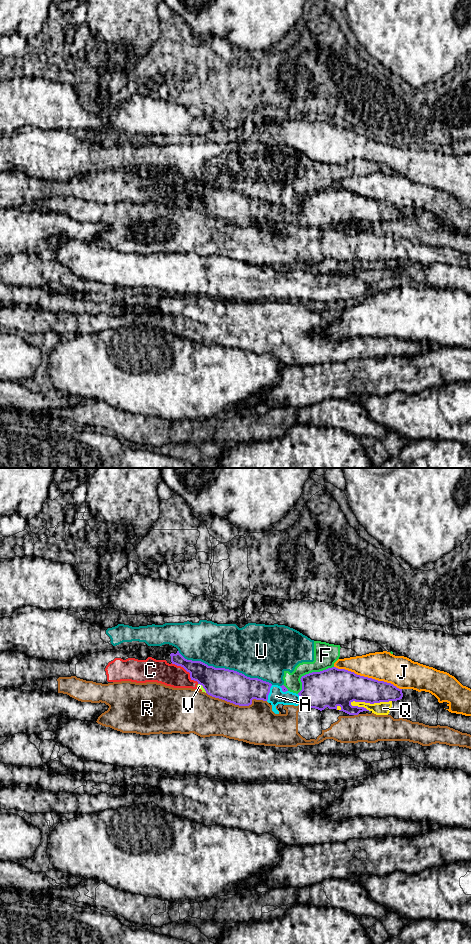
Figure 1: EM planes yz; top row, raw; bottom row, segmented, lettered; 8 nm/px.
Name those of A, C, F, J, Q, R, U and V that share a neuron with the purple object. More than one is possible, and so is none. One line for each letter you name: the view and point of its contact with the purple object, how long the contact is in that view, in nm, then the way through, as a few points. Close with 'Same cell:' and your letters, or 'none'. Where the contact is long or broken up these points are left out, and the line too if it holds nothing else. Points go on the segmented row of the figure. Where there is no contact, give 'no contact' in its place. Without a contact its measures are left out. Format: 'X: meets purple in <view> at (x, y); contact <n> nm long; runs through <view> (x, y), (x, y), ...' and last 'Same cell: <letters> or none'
A: meets purple in yz at (269, 692); contact 140 nm long; runs through yz (238, 689), (259, 689), (269, 692), (276, 696)
Same cell: A

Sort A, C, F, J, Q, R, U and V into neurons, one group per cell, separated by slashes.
A / C V / F U / J / Q / R

